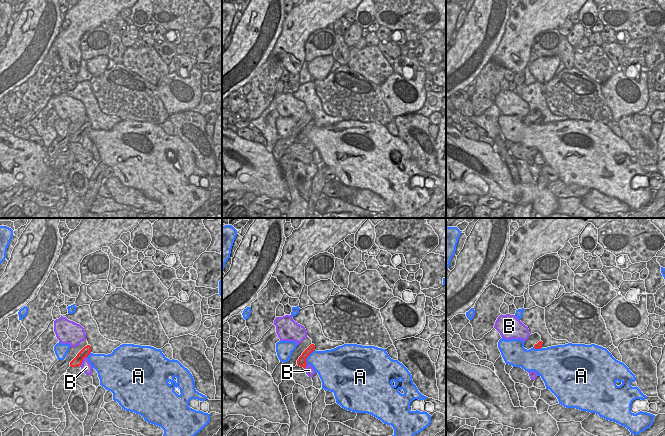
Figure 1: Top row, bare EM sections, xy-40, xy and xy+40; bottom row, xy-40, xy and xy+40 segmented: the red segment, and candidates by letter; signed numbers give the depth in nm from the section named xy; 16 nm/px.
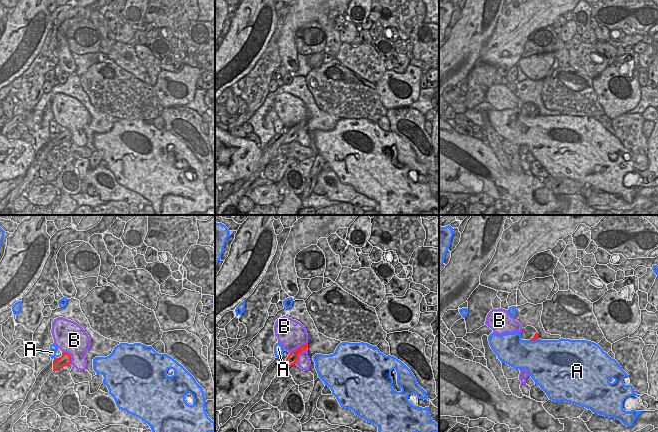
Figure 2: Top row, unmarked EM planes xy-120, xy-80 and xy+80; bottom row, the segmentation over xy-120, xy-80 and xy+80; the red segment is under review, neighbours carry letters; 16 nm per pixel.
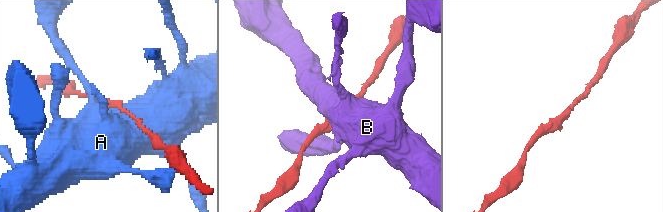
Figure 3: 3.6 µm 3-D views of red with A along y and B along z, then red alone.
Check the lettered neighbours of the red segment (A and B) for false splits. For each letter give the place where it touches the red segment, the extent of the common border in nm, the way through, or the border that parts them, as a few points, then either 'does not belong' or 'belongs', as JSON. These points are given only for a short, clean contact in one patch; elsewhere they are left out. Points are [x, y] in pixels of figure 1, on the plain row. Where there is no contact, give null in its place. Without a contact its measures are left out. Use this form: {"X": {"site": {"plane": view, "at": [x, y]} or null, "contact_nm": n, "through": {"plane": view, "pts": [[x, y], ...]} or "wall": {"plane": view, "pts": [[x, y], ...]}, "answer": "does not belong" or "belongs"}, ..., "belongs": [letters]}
{"A": {"site": {"plane": "xy", "at": [307, 132]}, "contact_nm": 280, "answer": "does not belong"}, "B": {"site": {"plane": "xy-40", "at": [82, 136]}, "contact_nm": 200, "wall": {"plane": "xy-40", "pts": [[86, 132], [79, 141]]}, "answer": "does not belong"}, "belongs": []}

